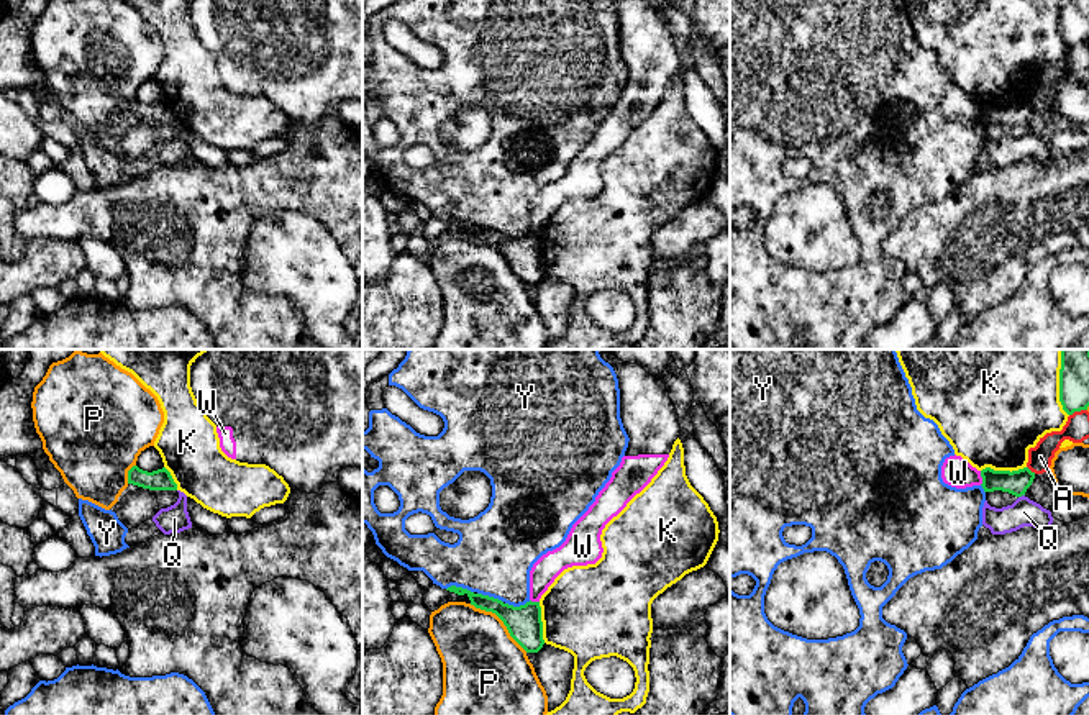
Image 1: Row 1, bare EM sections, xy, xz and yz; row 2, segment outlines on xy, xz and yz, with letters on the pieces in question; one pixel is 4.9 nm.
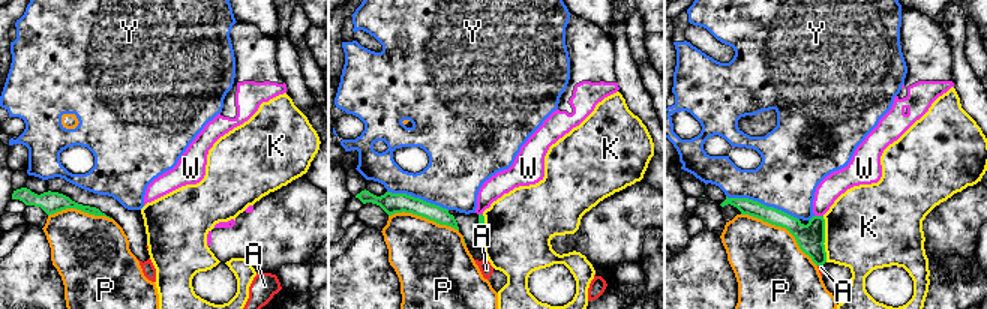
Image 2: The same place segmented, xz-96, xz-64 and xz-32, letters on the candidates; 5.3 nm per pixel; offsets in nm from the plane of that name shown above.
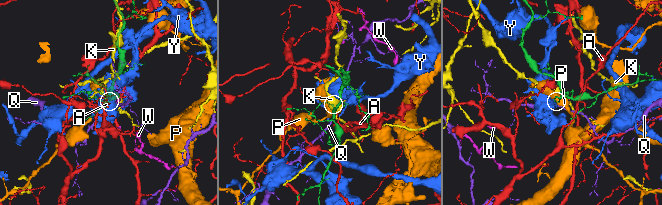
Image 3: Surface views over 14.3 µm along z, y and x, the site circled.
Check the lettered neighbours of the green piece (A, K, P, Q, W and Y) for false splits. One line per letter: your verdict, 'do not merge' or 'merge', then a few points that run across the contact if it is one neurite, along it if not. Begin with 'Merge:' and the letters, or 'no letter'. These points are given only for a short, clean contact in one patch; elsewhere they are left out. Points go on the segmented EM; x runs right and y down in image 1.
Merge: no letter
A: do not merge
K: do not merge
P: do not merge
Q: do not merge
W: do not merge; line yz (979, 471), (981, 484)
Y: do not merge

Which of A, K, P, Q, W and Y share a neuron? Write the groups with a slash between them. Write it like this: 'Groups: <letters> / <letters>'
Groups: A / K / P / Q / W / Y

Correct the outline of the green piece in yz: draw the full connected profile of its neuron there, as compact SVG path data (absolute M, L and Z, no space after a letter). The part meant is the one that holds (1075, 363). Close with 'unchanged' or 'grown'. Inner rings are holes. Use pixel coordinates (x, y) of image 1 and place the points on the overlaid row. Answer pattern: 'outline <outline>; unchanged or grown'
outline M1061 349L1059 402L1068 415L1089 407L1089 349Z; unchanged

